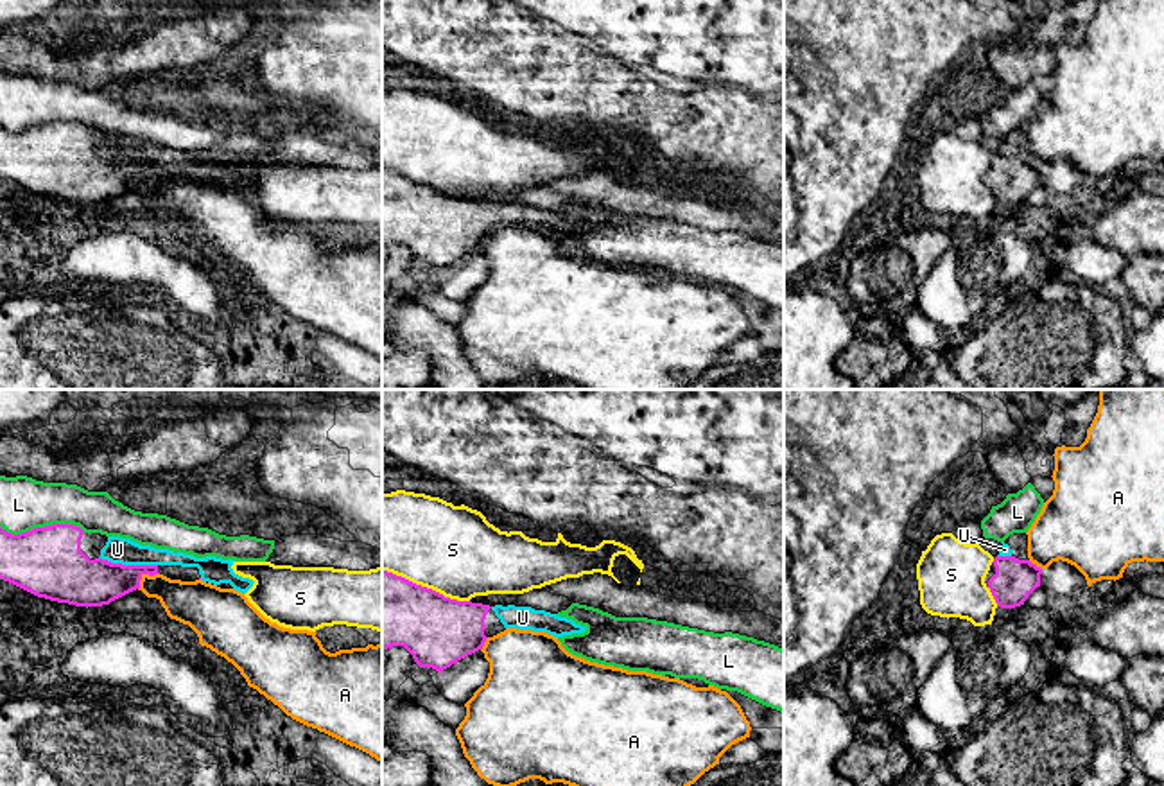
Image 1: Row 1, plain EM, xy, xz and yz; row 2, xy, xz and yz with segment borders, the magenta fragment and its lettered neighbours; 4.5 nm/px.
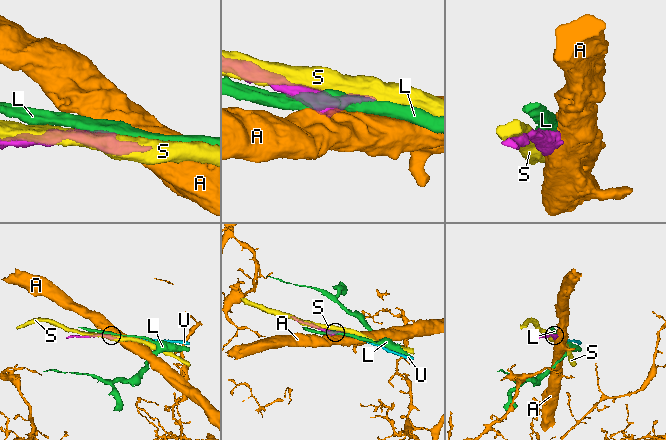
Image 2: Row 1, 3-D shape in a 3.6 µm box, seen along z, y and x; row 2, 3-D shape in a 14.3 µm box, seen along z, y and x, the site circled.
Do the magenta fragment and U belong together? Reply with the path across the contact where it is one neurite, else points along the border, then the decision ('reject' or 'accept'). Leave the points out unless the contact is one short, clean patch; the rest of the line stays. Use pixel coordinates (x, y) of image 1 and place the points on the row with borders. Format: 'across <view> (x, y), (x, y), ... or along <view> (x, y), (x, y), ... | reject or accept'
accept

